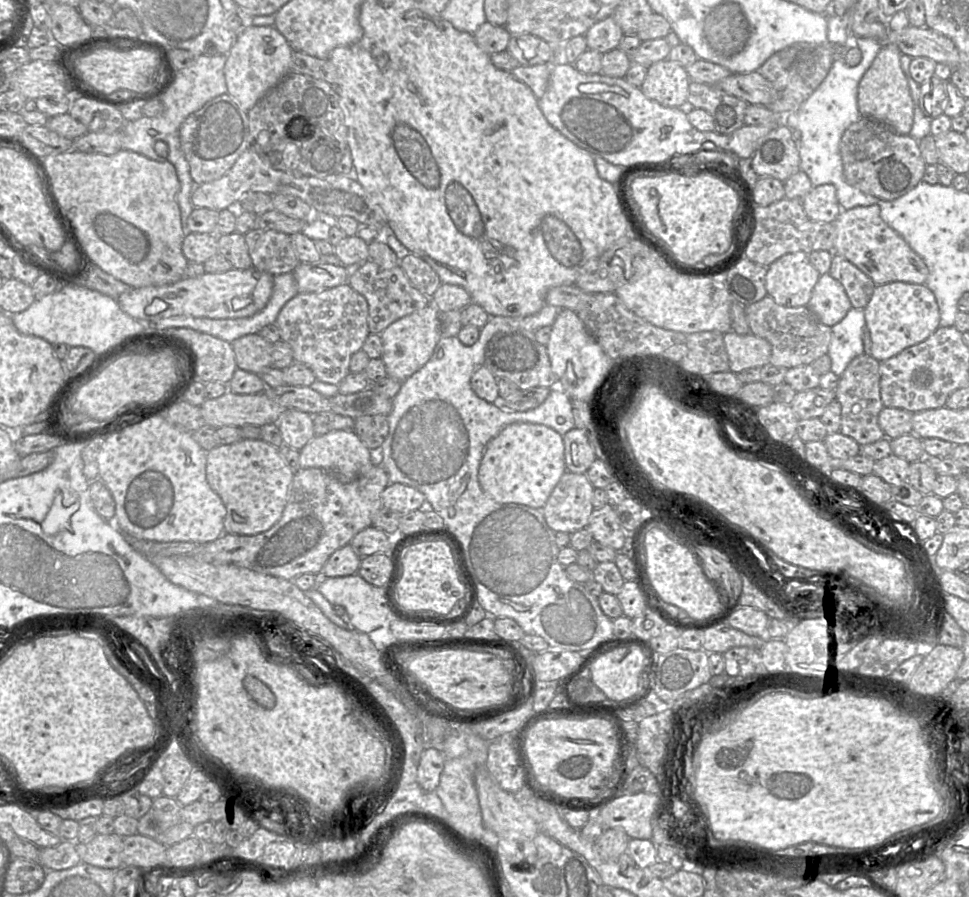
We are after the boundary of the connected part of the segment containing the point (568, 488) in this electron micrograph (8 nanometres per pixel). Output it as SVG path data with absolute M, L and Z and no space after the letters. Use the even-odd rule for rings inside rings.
M566 470L542 508L548 526L569 534L587 527L594 510L593 493L586 474Z

